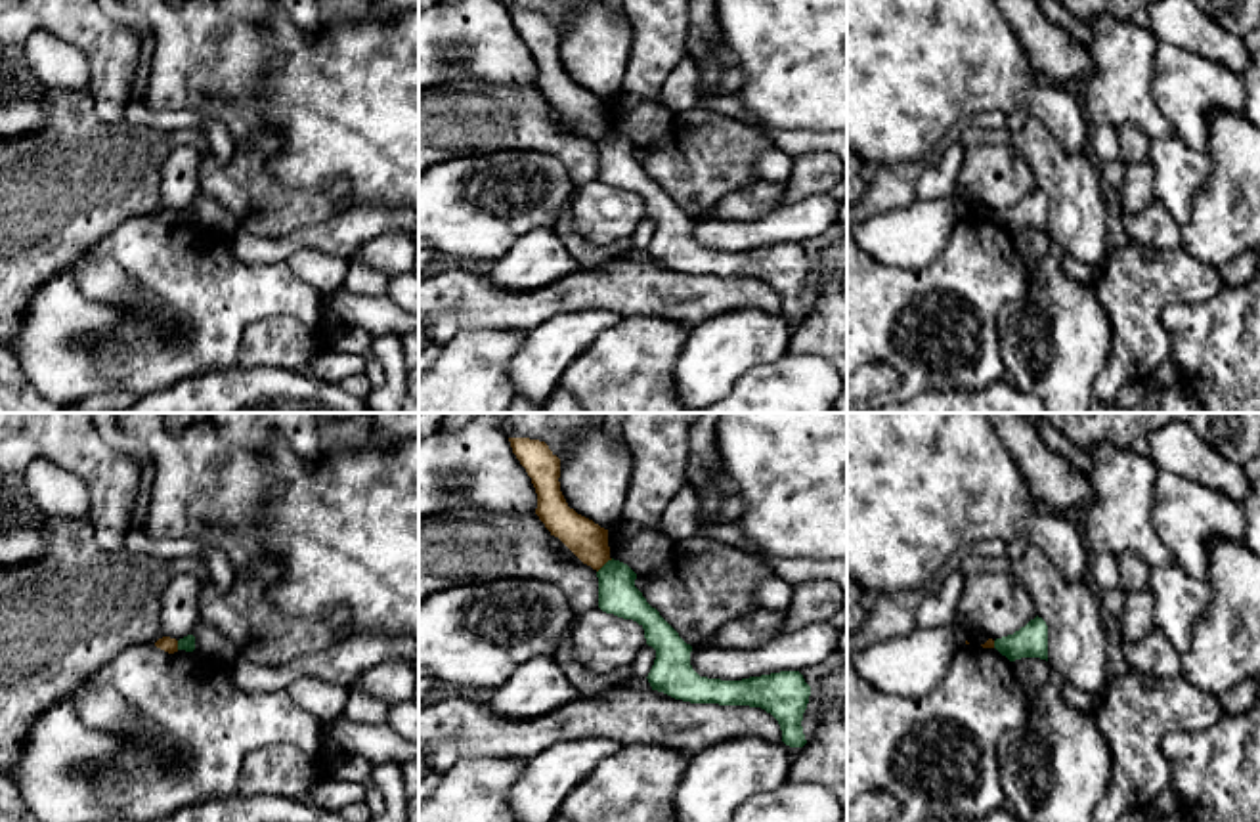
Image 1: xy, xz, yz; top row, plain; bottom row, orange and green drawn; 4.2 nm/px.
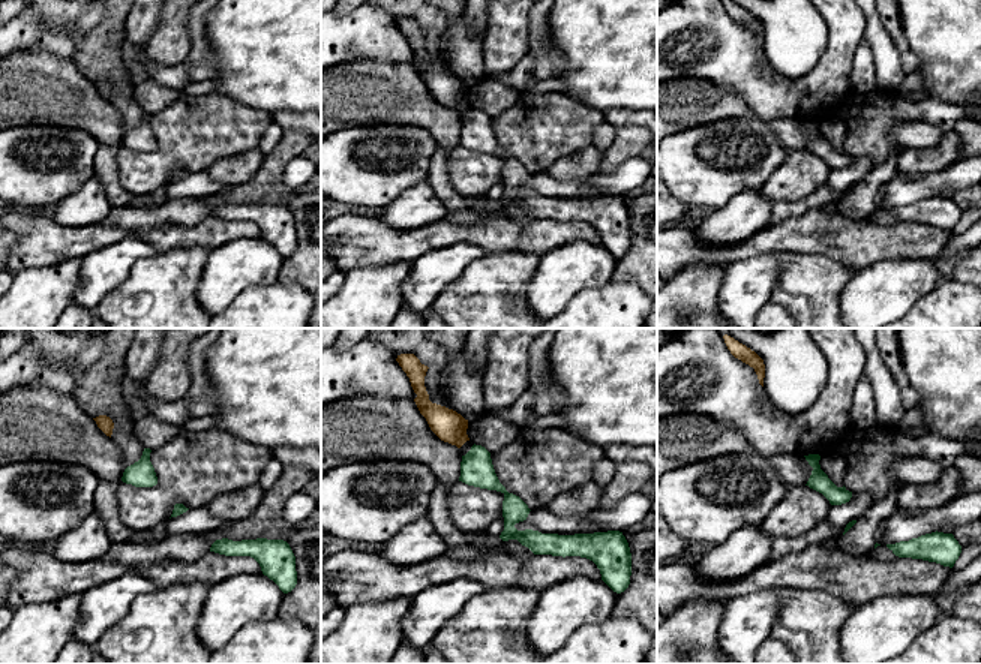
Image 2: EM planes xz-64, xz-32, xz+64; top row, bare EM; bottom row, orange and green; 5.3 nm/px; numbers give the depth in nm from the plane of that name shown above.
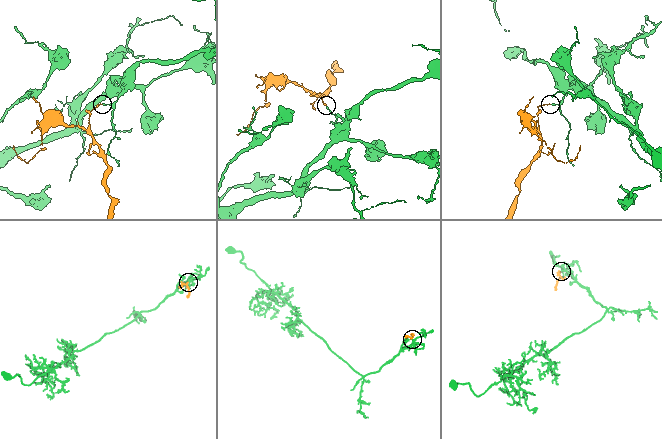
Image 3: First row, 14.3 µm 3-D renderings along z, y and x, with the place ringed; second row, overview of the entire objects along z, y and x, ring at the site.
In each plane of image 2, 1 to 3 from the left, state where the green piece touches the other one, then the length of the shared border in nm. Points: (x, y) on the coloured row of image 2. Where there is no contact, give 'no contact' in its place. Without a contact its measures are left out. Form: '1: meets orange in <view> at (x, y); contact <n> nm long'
1: no contact
2: no contact
3: no contact

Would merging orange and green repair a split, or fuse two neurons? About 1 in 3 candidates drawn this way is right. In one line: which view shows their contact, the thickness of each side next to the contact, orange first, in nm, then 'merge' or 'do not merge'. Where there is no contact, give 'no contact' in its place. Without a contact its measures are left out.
xz | 160/160 nm | do not merge

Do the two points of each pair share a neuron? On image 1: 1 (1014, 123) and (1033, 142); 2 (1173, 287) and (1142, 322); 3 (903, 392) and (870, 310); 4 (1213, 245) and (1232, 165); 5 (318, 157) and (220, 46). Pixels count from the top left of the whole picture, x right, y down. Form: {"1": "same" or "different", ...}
{"1": "different", "2": "same", "3": "same", "4": "same", "5": "same"}

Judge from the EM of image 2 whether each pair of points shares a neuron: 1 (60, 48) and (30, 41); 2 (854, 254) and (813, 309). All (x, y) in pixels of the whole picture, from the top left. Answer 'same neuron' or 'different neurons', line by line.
1: same neuron
2: different neurons

